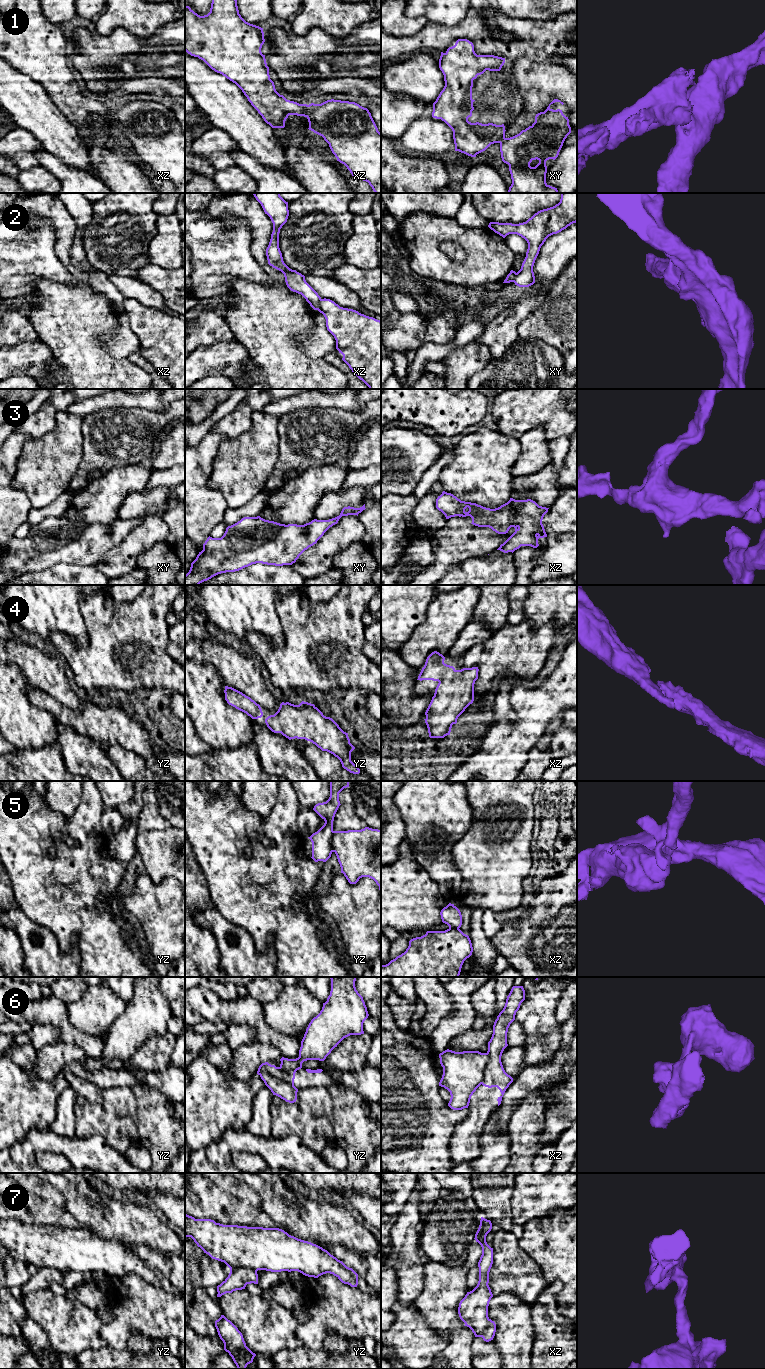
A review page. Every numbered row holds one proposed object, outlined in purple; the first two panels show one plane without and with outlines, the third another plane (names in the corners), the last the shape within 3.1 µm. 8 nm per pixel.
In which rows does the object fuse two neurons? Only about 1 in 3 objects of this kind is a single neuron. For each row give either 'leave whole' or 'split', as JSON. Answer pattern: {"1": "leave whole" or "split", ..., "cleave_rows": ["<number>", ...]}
{"1": "split", "2": "split", "3": "leave whole", "4": "leave whole", "5": "split", "6": "split", "7": "split", "cleave_rows": ["1", "2", "5", "6", "7"]}

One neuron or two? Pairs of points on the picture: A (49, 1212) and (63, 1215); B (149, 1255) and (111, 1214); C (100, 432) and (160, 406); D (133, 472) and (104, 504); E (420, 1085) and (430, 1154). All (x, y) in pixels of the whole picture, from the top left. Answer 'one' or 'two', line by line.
A: one
B: two
C: two
D: one
E: one

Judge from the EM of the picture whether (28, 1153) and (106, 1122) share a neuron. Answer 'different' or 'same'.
different

